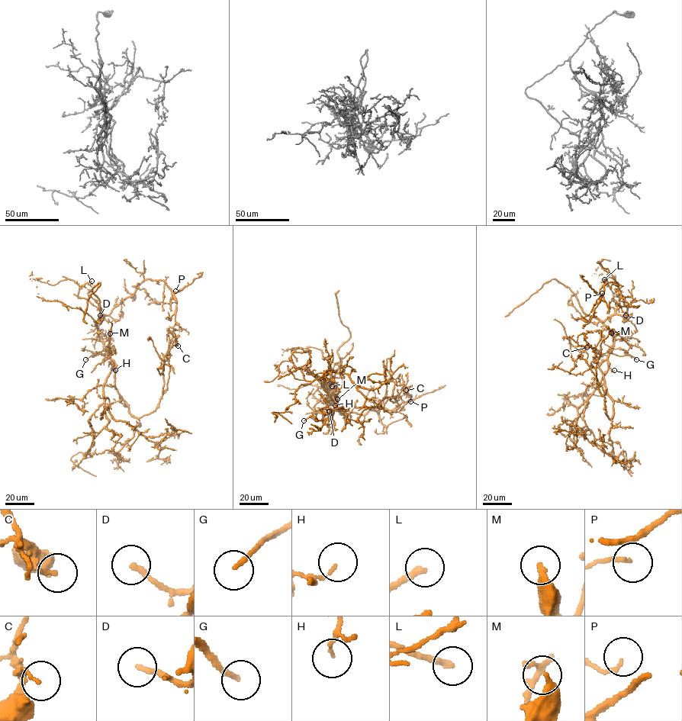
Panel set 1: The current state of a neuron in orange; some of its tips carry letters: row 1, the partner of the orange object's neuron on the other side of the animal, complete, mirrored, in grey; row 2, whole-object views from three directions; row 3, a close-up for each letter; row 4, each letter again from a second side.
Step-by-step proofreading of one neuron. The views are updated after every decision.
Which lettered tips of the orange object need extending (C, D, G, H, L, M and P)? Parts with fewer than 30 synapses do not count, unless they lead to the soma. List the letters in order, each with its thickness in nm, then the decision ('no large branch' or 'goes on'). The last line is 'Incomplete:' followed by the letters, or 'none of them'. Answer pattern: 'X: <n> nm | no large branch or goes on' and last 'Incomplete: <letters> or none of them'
C: 120 nm | no large branch
D: 170 nm | goes on
G: 180 nm | goes on
H: 90 nm | no large branch
L: 240 nm | goes on
M: 320 nm | no large branch
P: 120 nm | no large branch
Incomplete: D, G, L

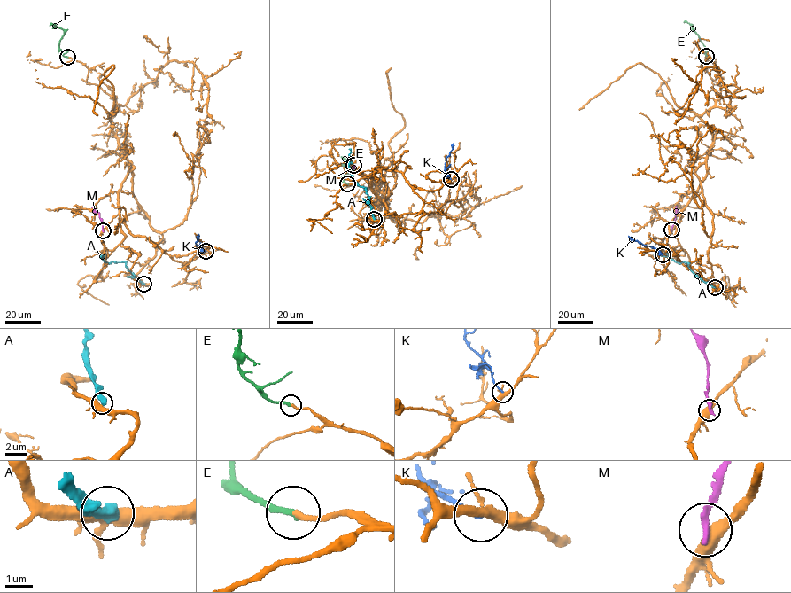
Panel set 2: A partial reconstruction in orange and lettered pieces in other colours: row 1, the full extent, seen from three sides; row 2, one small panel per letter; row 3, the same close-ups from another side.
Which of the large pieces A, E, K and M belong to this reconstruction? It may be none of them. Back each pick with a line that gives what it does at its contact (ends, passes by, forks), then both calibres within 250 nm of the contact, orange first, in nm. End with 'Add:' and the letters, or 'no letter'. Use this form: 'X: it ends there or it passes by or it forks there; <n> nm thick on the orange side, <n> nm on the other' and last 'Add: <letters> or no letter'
E: it ends there; 220 nm thick on the orange side, 240 nm on the other
Add: E

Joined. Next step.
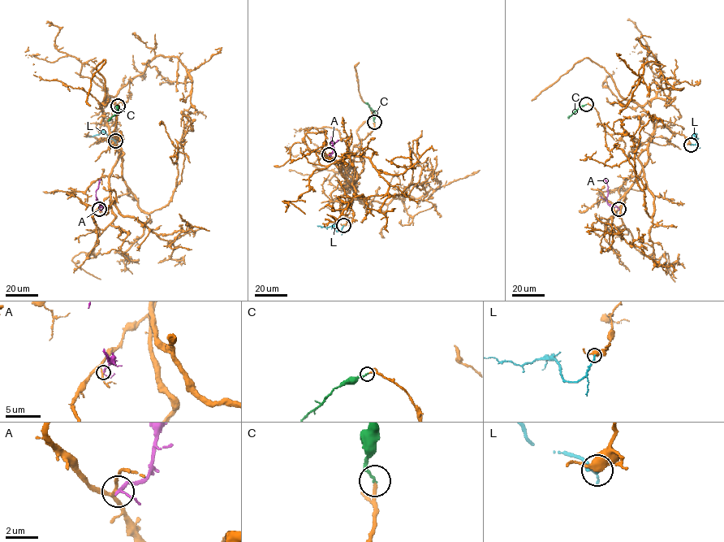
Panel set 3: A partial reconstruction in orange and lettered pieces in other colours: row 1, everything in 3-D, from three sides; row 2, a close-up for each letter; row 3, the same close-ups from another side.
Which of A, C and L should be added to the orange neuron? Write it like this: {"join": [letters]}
{"join": ["C"]}

